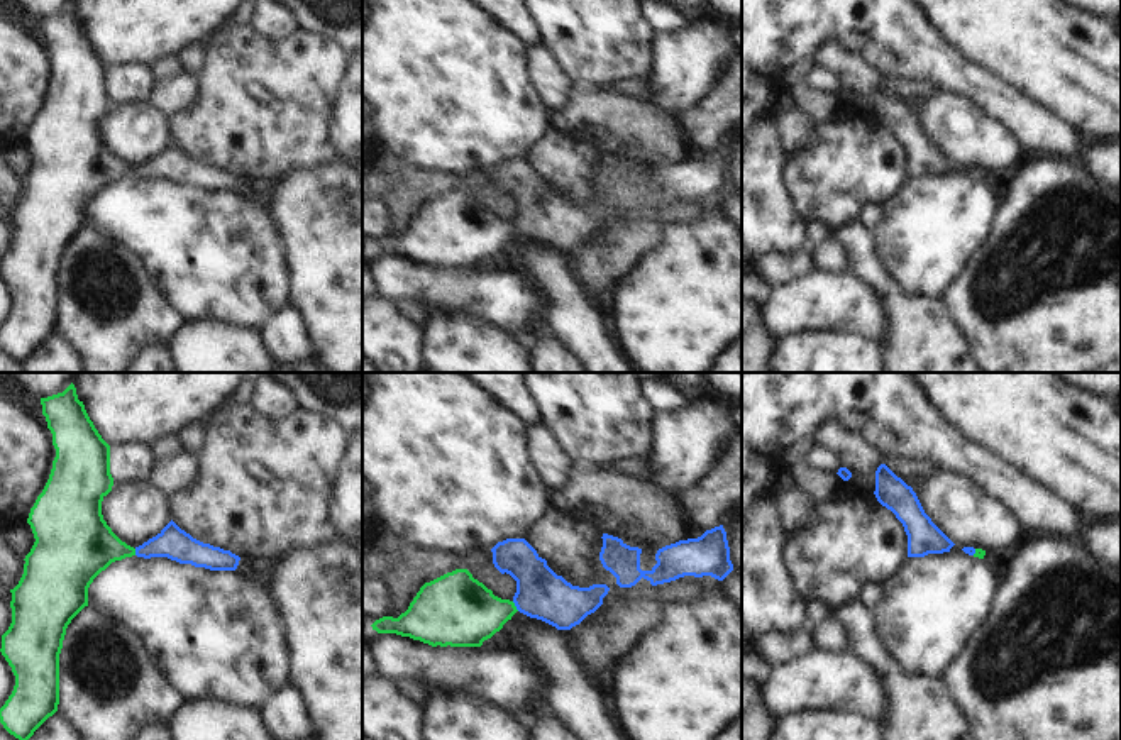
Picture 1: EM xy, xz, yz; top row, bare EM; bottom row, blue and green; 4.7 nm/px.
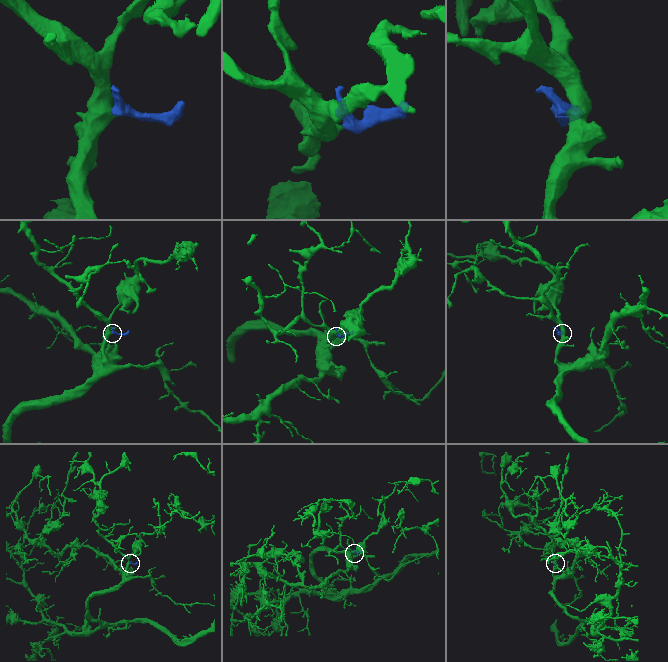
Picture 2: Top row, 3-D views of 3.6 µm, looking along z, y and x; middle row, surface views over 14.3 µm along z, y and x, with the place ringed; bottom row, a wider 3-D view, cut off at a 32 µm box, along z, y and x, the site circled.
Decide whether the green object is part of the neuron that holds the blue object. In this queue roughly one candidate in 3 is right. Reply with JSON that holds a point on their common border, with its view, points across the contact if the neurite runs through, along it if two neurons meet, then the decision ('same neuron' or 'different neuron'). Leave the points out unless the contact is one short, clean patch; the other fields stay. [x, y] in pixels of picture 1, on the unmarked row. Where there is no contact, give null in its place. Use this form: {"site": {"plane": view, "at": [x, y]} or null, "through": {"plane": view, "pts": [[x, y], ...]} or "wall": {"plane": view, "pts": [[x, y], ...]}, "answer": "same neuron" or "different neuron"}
{"site": {"plane": "xz", "at": [515, 226]}, "through": {"plane": "xz", "pts": [[541, 214], [515, 226], [490, 234], [464, 234]]}, "answer": "same neuron"}

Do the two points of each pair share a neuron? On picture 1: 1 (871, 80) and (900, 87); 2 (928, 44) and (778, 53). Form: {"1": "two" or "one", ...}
{"1": "one", "2": "one"}

